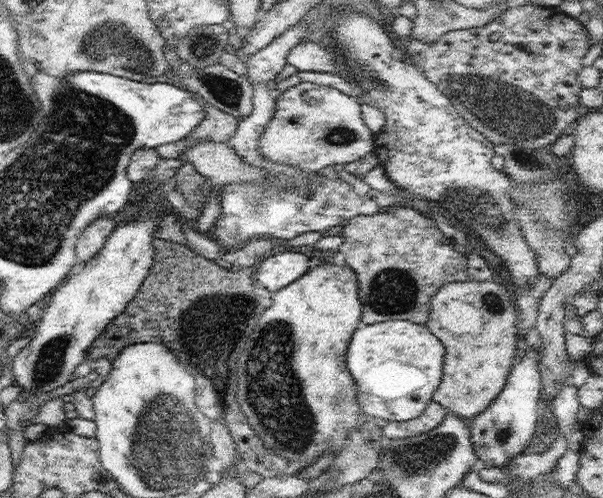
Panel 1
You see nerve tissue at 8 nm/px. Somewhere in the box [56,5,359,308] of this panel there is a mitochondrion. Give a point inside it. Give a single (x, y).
(111, 38)

